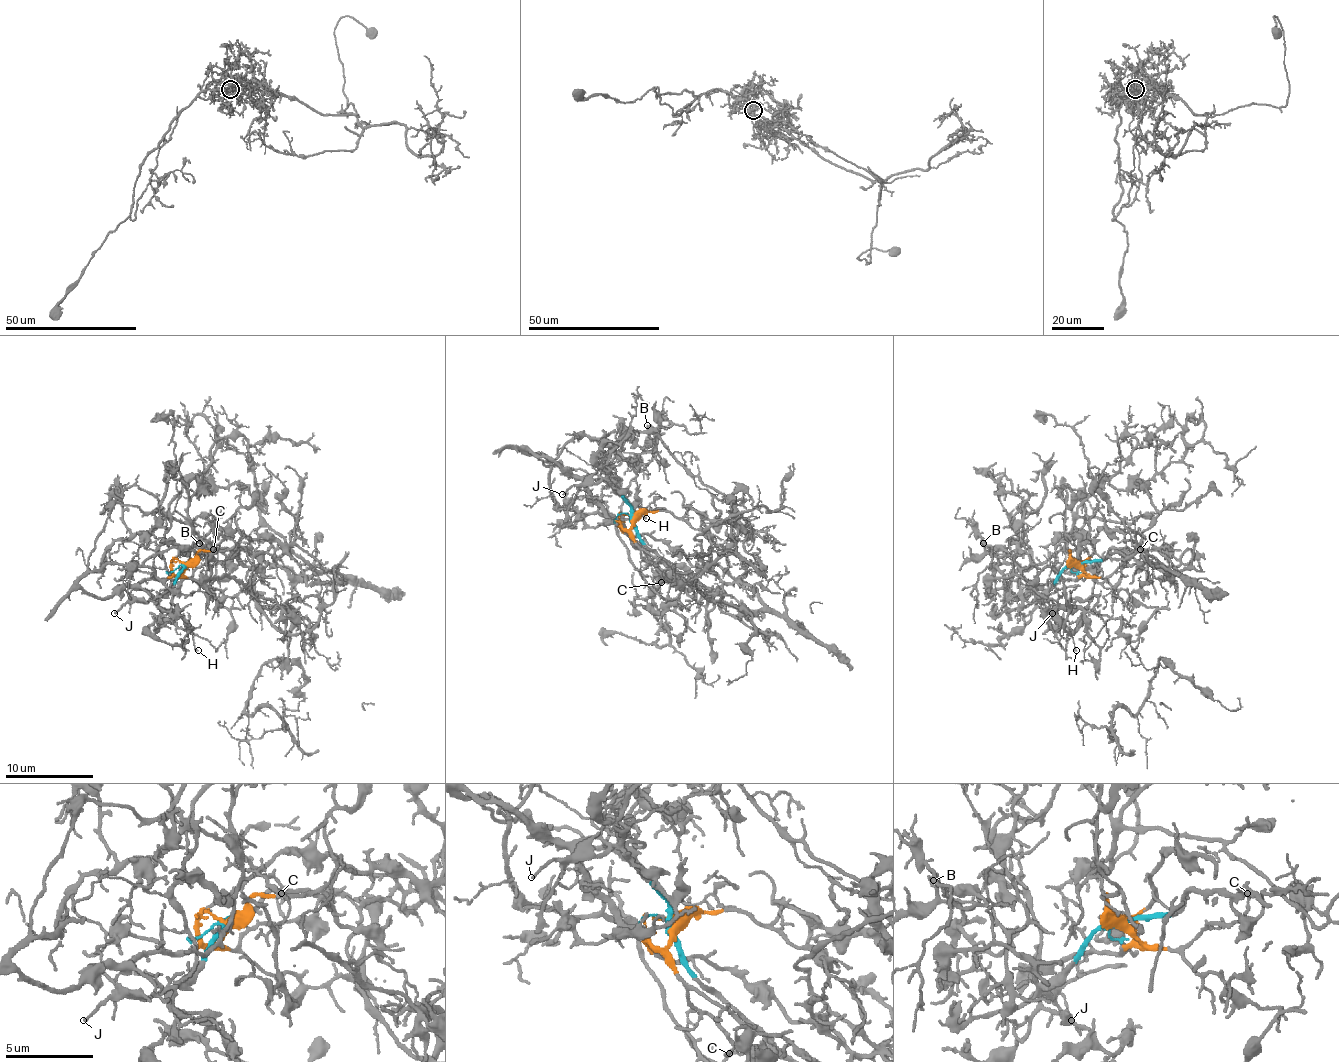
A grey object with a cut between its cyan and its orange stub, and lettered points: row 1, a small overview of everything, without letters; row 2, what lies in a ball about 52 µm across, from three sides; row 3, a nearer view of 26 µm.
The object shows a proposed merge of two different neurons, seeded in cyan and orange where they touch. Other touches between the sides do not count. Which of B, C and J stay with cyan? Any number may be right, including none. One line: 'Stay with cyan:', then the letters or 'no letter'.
Stay with cyan: J

